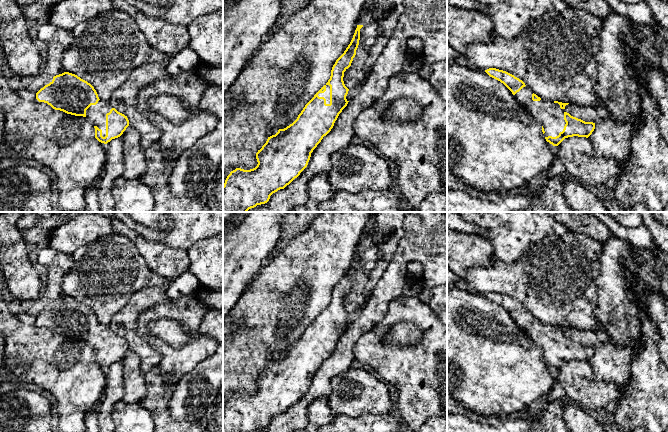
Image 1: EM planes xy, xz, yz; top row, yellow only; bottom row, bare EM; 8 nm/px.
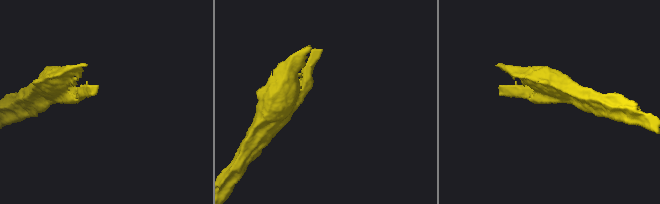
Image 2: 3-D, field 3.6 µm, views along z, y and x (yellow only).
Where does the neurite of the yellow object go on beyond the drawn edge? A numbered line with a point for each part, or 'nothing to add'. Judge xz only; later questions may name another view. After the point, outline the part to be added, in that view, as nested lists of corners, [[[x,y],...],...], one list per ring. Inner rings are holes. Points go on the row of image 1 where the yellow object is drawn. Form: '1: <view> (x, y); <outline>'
1: xz (326, 94); [[[326,85],[326,91],[324,93],[319,93],[319,97],[324,97],[326,99],[326,104],[330,104],[330,86]]]

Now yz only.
1: yz (548, 114); [[[527,86],[523,87],[514,96],[524,110],[531,116],[532,120],[544,128],[544,136],[556,137],[563,131],[566,124],[564,120],[564,109],[560,108],[554,101],[533,101],[532,90]]]

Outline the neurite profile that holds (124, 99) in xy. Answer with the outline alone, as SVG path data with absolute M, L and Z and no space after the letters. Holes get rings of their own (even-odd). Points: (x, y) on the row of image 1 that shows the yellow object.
M163 62L145 63L137 67L120 87L113 93L108 103L129 120L129 126L140 134L140 143L145 150L155 144L162 136L162 131L151 123L137 109L137 96L140 90L166 77Z

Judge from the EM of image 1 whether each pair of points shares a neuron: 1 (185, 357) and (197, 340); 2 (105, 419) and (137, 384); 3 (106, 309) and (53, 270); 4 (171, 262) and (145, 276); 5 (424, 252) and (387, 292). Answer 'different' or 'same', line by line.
1: same
2: different
3: different
4: different
5: same

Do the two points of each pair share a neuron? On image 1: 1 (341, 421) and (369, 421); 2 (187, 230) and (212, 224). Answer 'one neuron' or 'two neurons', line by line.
1: one neuron
2: one neuron

